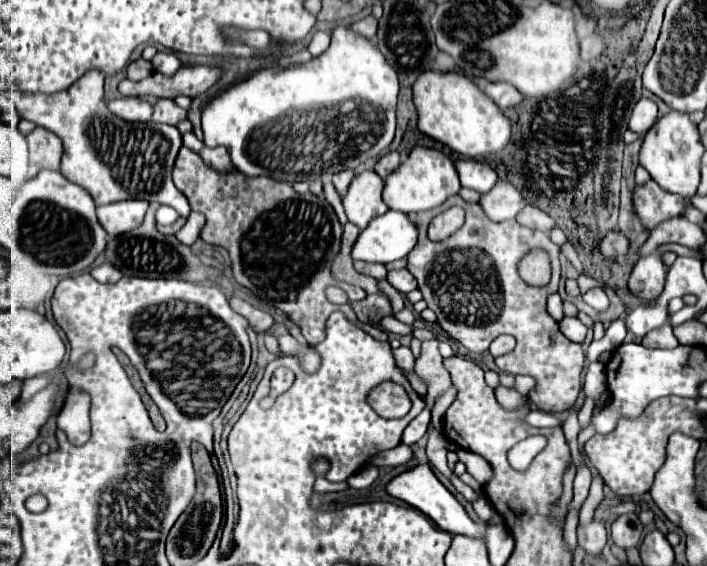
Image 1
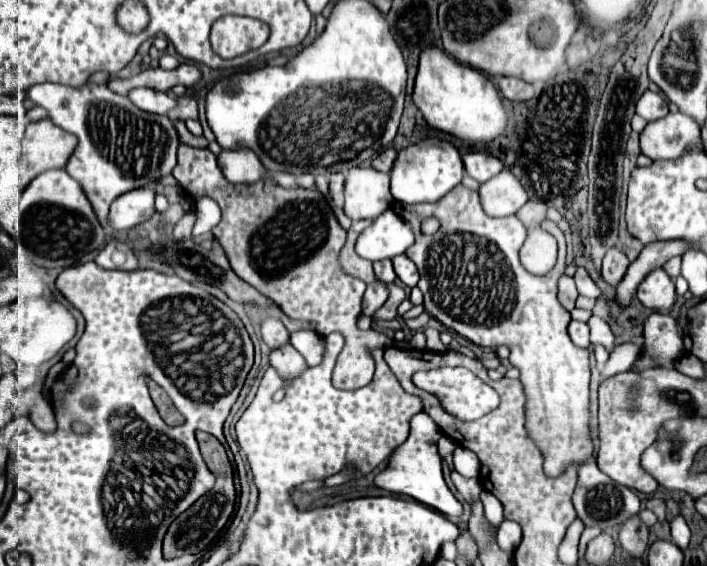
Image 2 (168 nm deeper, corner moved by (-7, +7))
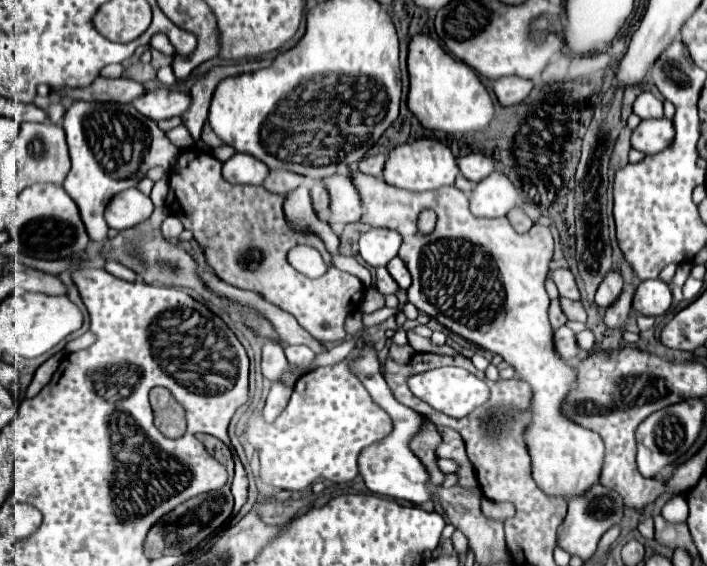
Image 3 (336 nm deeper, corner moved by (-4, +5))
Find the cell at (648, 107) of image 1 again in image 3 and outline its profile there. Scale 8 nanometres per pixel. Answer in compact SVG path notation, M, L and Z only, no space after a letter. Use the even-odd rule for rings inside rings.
M644 91L638 95L634 101L634 113L640 119L652 119L652 117L662 117L662 101L656 99L650 91Z

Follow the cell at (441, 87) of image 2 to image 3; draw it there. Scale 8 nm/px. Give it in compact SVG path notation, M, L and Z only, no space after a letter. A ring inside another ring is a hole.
M418 33L410 39L408 45L408 73L410 73L410 93L408 109L418 117L426 129L444 131L444 133L466 133L482 131L488 127L494 105L480 83L478 75L462 61L448 55L438 41Z

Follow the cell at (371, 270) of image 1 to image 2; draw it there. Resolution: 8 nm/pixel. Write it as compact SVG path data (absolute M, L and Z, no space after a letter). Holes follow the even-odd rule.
M385 259L385 261L375 261L375 263L373 263L373 269L375 269L375 273L377 273L377 279L383 281L383 283L391 283L391 281L395 281L395 277L397 277L389 259Z

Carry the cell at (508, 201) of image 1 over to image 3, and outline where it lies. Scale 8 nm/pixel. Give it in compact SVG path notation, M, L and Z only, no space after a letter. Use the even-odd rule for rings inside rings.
M490 173L470 193L470 211L476 217L502 217L518 201L518 191L504 173Z

